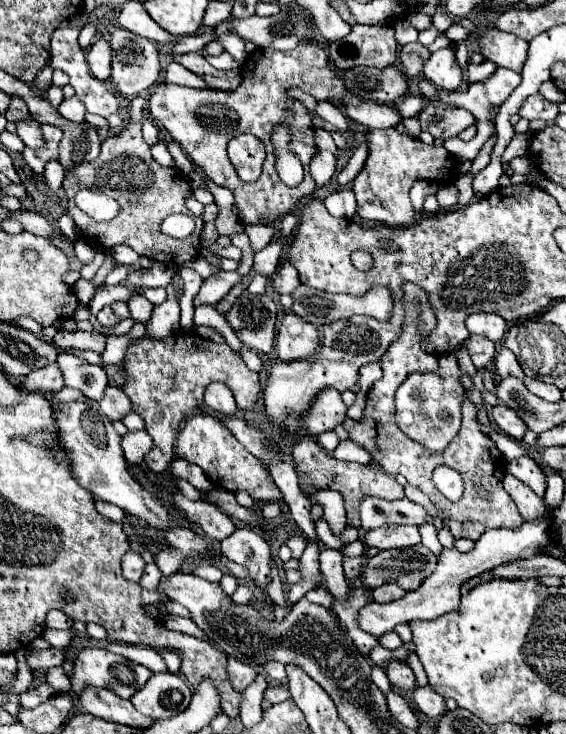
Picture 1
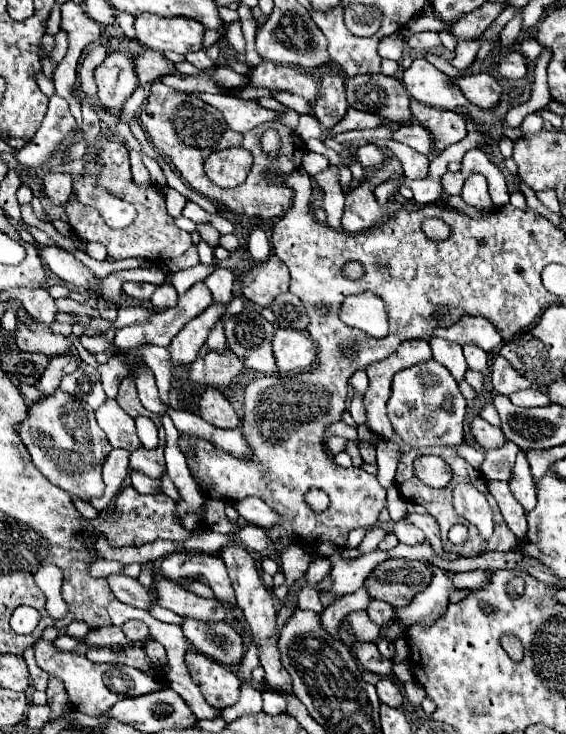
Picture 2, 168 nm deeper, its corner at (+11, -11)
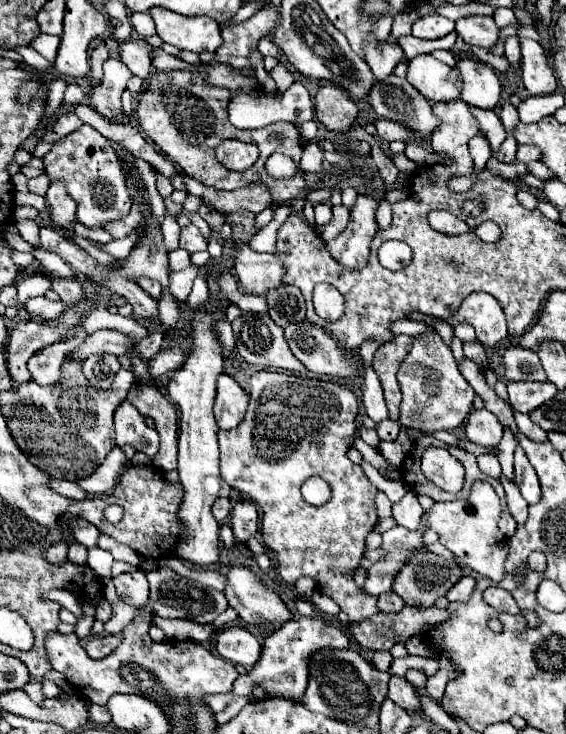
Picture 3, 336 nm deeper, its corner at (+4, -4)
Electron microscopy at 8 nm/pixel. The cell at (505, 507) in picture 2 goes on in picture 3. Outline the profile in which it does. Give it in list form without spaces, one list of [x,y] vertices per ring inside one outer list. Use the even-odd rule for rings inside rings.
[[[500,476],[500,482],[506,490],[506,500],[508,500],[508,510],[514,516],[514,520],[522,526],[528,520],[528,502],[522,498],[516,482],[508,480],[506,476]]]

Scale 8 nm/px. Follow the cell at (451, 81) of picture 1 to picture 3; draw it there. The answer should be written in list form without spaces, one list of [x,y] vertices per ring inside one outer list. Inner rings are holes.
[[[420,54],[408,62],[406,80],[430,102],[450,102],[460,98],[460,72],[436,60],[432,54]]]

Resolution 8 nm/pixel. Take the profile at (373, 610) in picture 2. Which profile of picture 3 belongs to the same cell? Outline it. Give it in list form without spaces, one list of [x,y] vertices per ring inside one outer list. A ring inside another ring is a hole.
[[[386,592],[378,596],[378,610],[380,612],[400,612],[404,608],[404,600],[396,592]]]

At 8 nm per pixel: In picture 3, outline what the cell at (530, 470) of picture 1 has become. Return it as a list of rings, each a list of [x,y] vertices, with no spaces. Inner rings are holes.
[[[520,446],[514,452],[514,482],[518,484],[522,496],[528,504],[536,504],[540,500],[538,476],[526,458],[526,452]]]

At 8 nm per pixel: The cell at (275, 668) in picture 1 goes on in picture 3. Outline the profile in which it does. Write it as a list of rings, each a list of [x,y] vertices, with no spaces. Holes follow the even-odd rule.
[[[240,626],[226,628],[224,632],[220,632],[216,650],[220,656],[228,658],[230,662],[246,666],[246,668],[252,668],[260,660],[260,654],[262,654],[260,642],[248,630]]]

